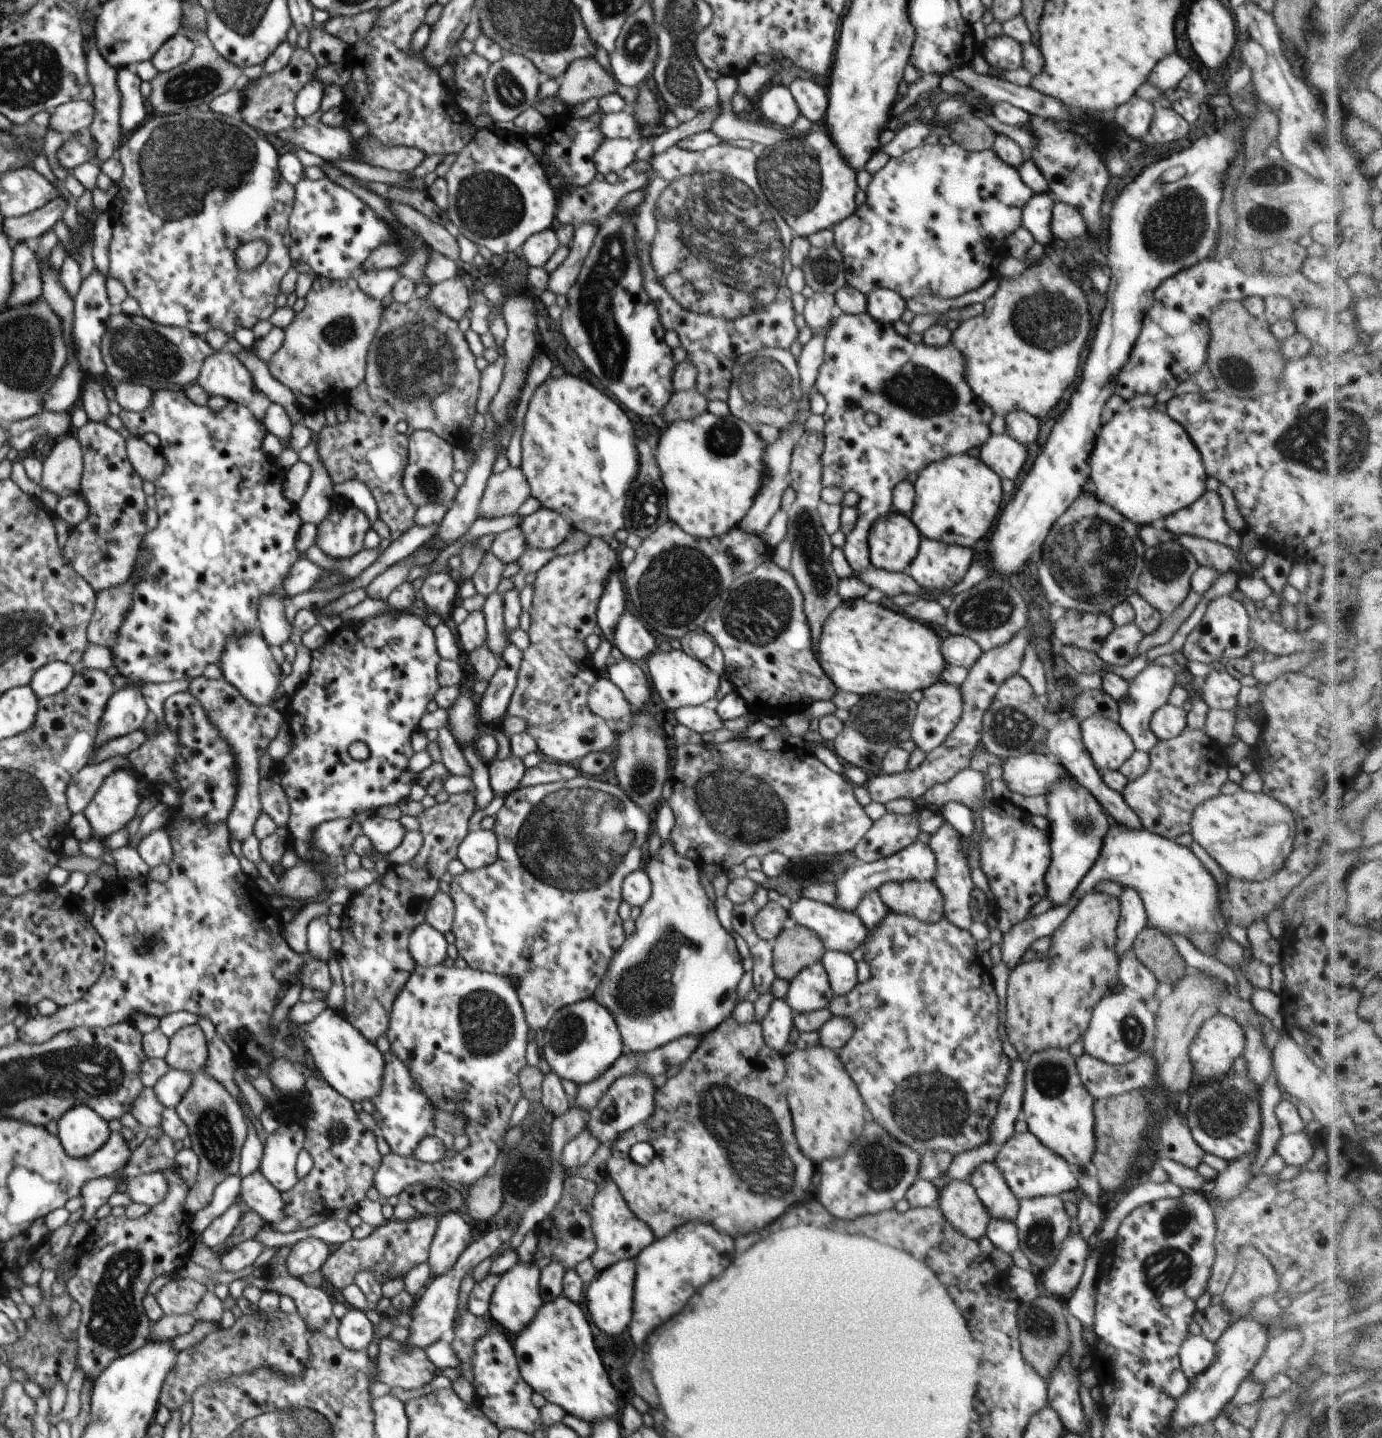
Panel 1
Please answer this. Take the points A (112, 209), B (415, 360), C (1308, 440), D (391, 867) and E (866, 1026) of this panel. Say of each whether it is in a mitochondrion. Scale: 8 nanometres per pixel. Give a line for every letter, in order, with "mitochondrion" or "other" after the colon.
A: other
B: mitochondrion
C: mitochondrion
D: other
E: other

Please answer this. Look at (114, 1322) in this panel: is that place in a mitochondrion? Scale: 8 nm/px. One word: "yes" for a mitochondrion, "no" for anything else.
yes

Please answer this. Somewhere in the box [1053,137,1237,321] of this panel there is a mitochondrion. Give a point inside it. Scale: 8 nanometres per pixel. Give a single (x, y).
(1177, 228)

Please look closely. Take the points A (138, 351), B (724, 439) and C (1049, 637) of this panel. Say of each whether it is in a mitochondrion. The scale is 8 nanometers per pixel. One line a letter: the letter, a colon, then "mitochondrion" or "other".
A: mitochondrion
B: mitochondrion
C: other

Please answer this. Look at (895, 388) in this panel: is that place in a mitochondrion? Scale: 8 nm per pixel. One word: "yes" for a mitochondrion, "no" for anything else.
yes

